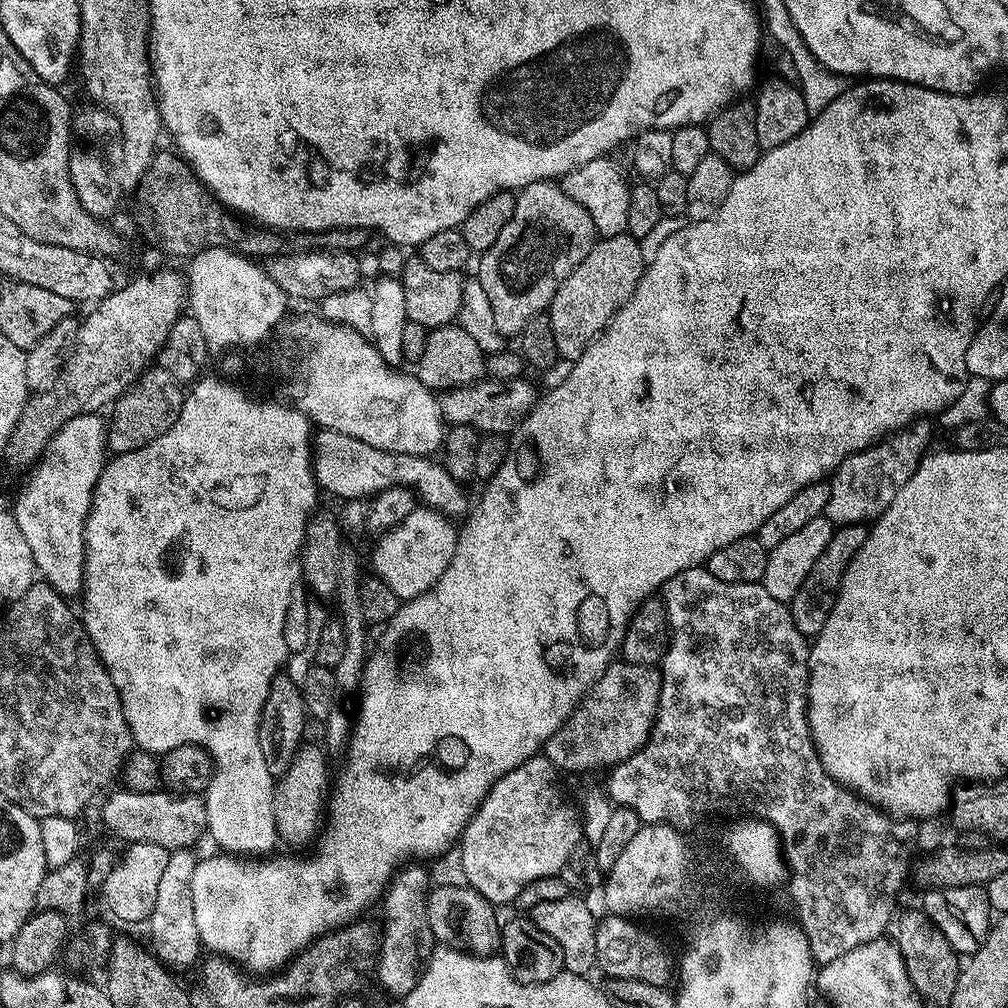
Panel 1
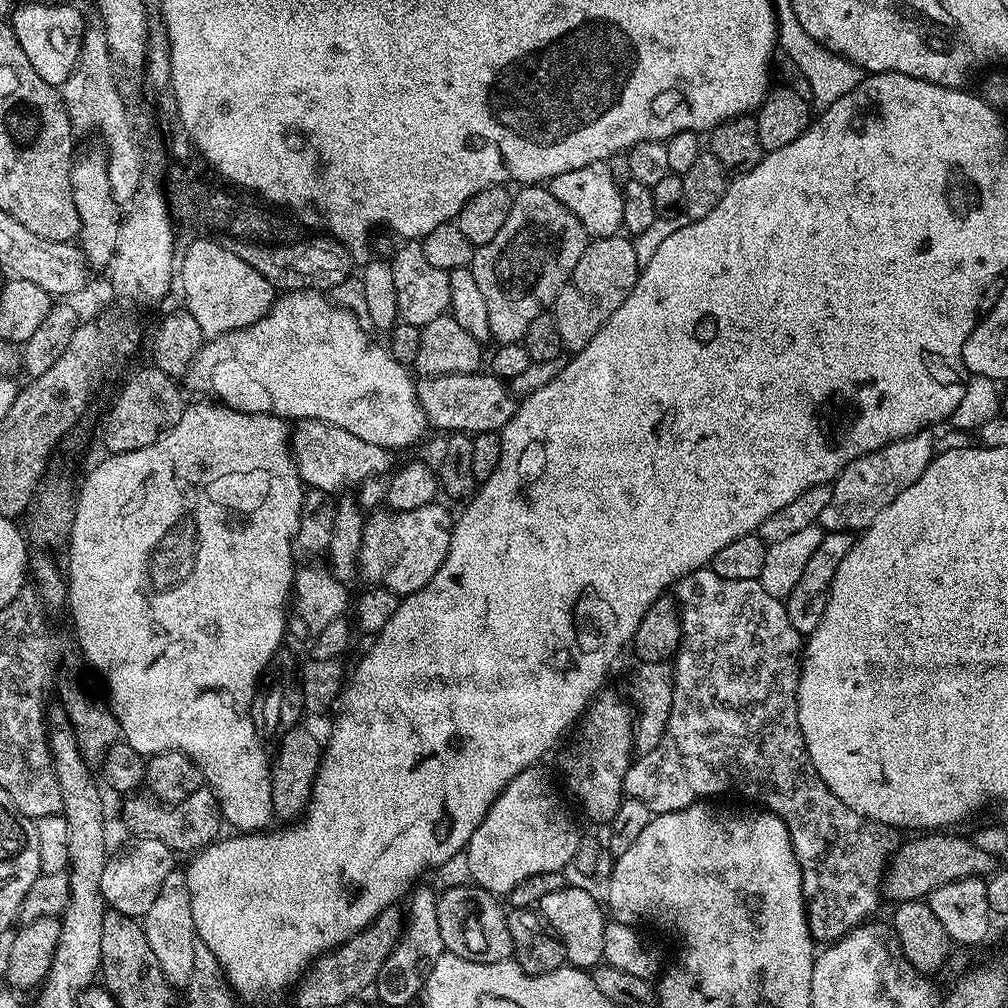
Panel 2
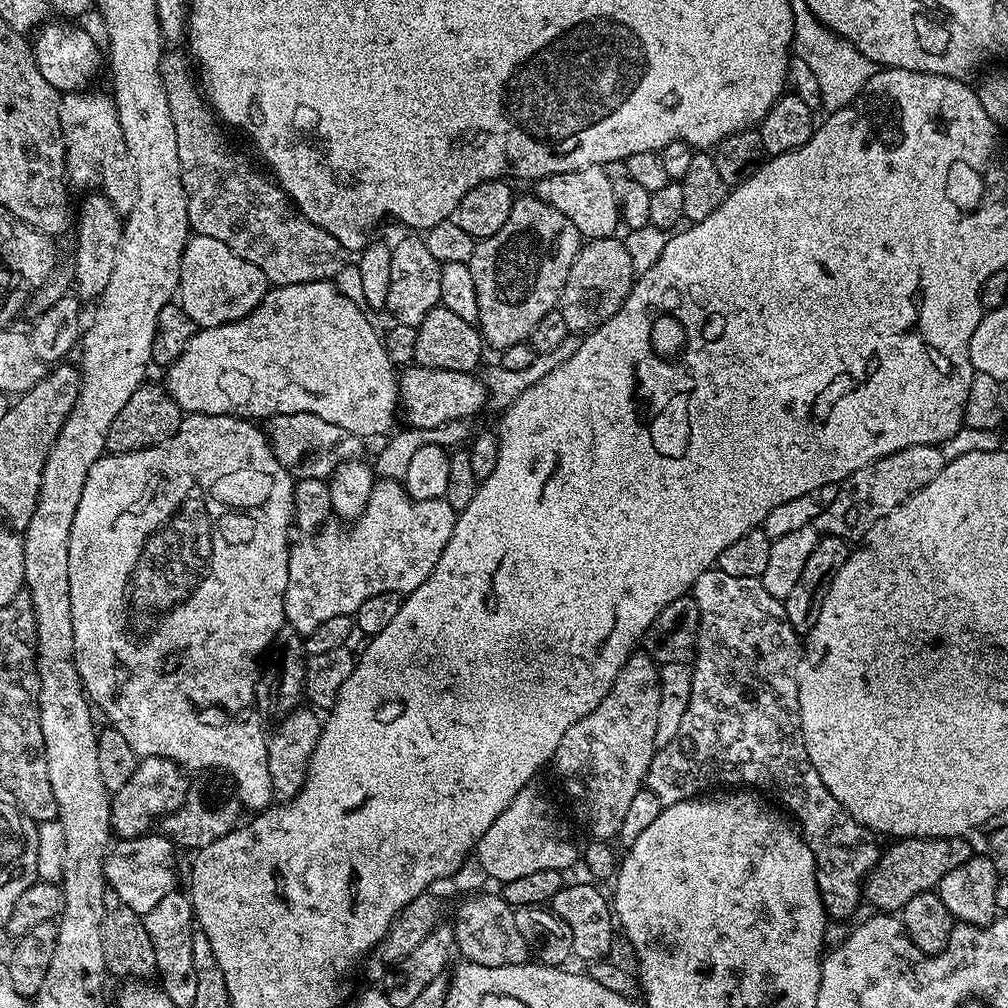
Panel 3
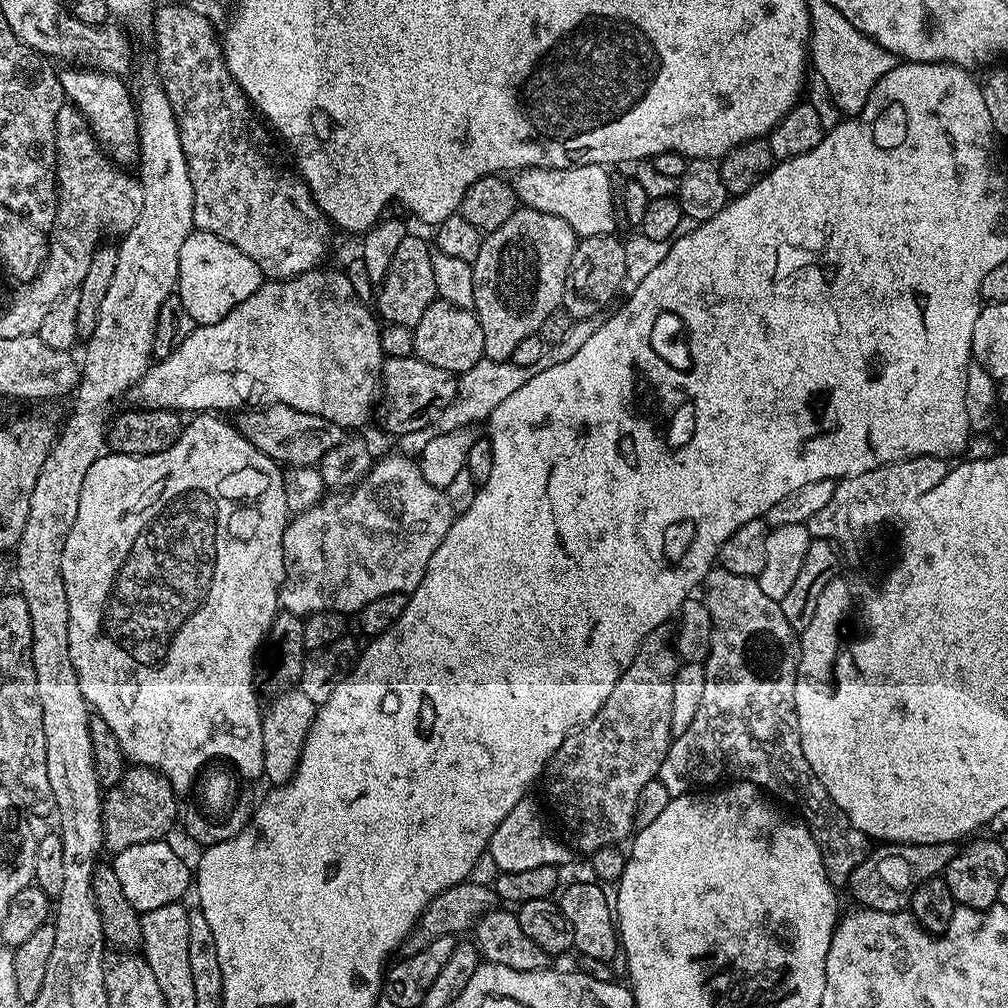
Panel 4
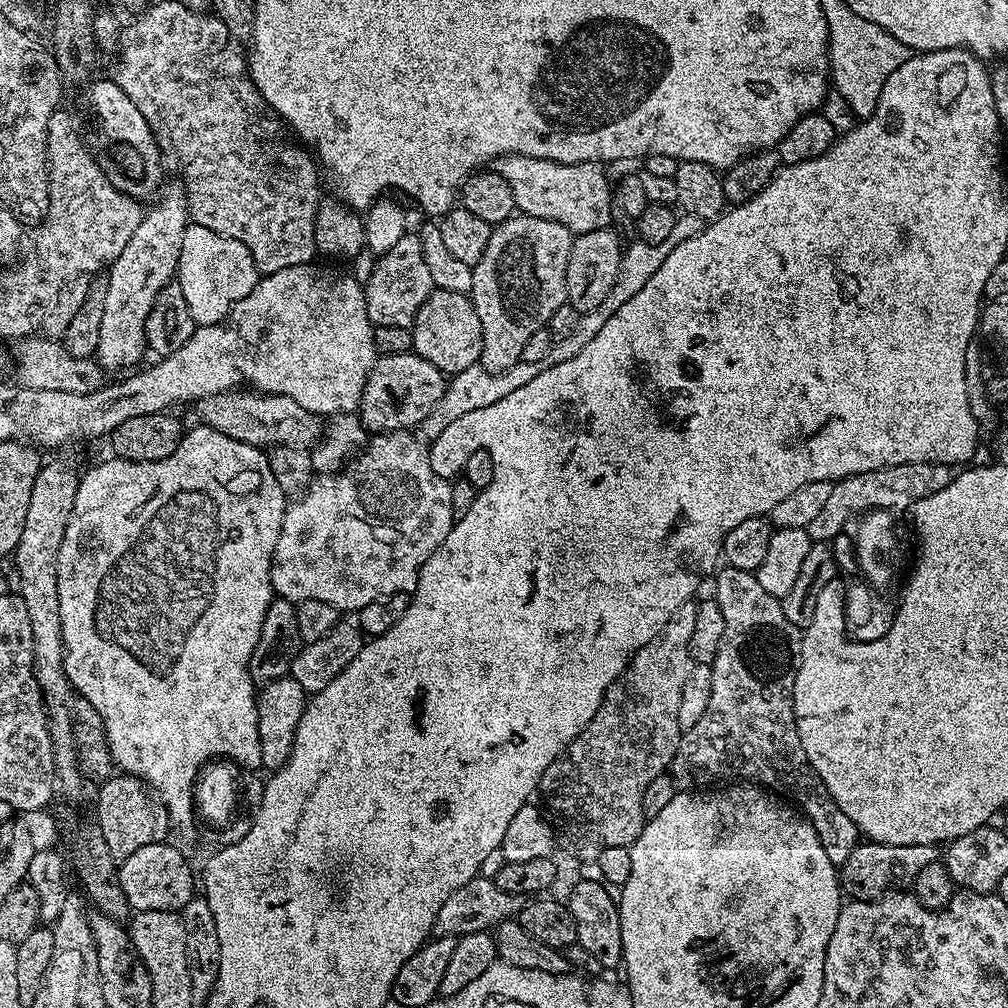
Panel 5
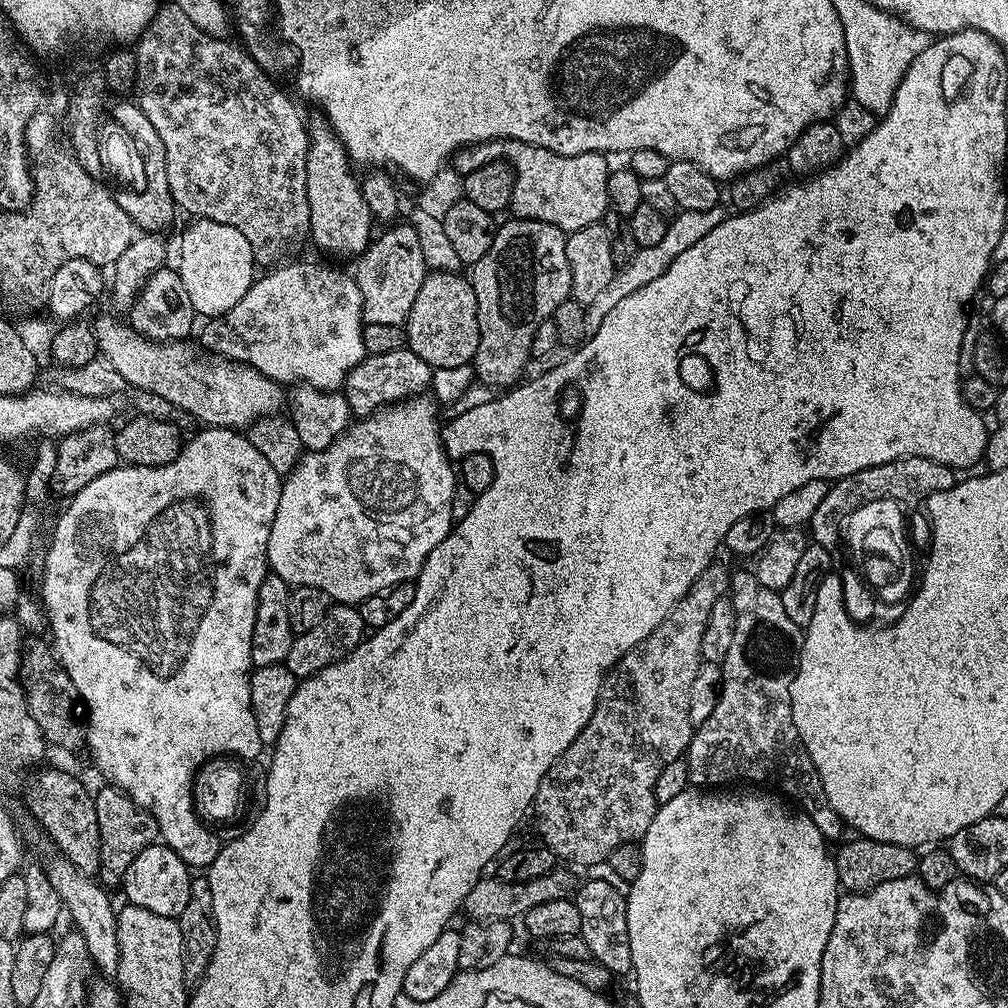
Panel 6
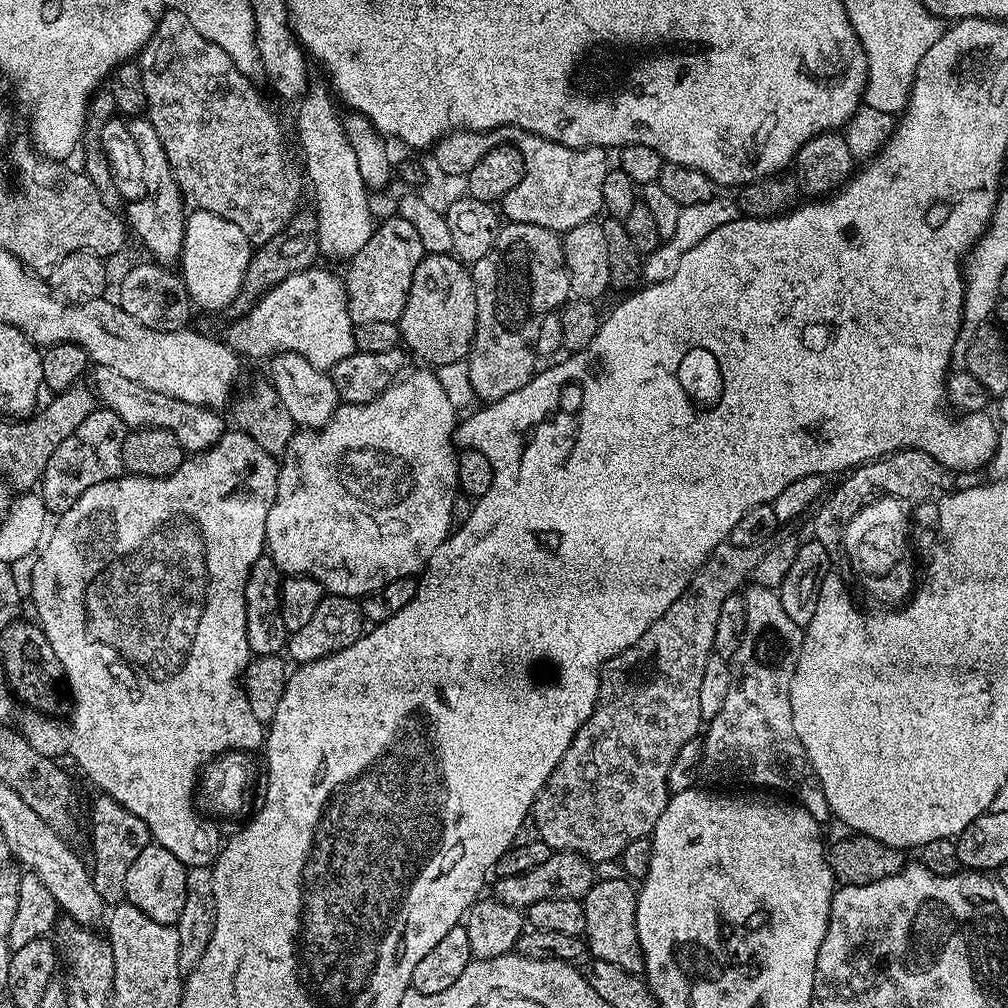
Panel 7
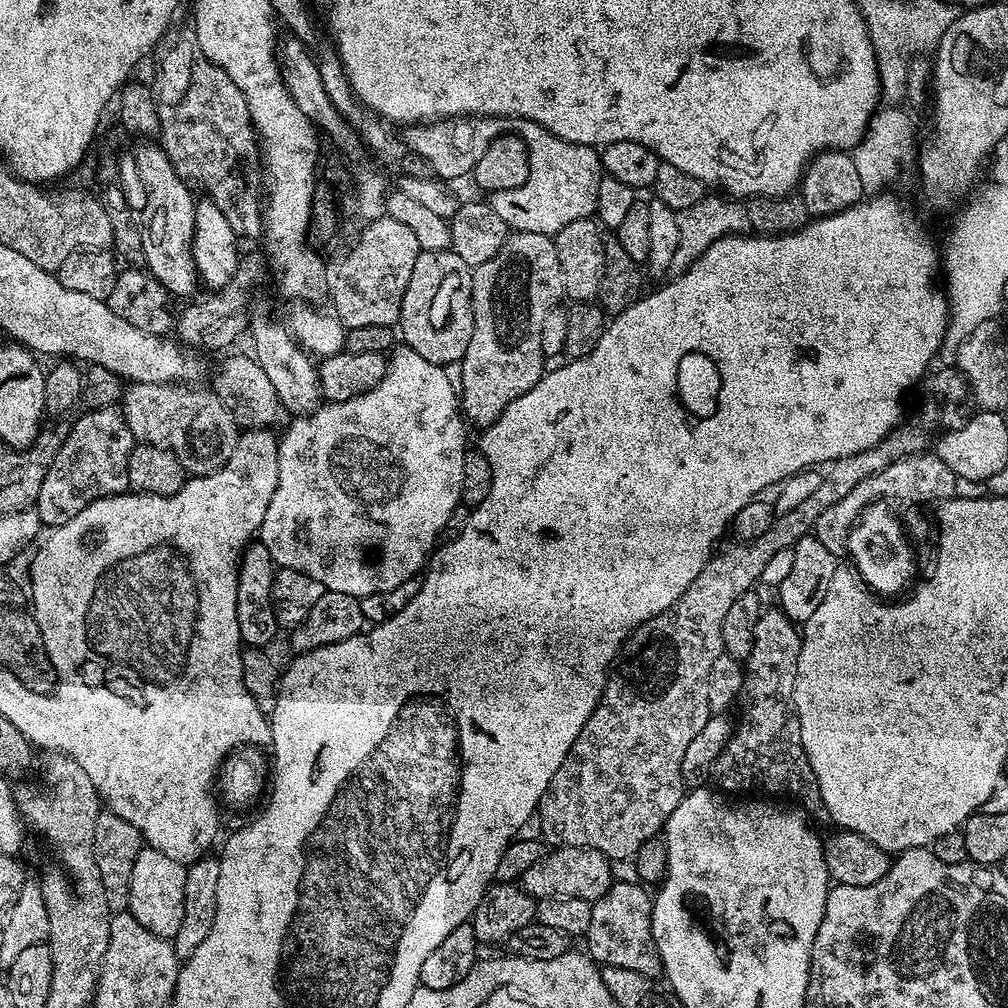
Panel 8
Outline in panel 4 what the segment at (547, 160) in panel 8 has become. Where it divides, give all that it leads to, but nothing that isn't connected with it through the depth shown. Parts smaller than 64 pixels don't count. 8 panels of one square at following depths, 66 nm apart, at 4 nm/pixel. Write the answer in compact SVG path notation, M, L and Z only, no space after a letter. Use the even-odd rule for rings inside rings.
M587 164L586 166L574 166L573 168L525 168L515 177L514 187L516 189L517 201L525 208L533 208L534 210L542 210L542 214L554 214L558 218L562 218L562 222L566 222L566 226L570 226L576 232L577 237L586 236L610 236L617 230L616 216L618 220L618 204L614 199L614 188L612 192L612 180L608 177L609 169L603 164Z

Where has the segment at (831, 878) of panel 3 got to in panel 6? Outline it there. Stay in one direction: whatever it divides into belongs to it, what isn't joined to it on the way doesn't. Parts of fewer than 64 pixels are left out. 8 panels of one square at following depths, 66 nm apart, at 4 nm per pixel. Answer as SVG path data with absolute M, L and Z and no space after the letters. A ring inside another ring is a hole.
M755 571L731 573L730 599L736 625L730 650L722 662L720 697L714 706L714 714L710 714L712 724L740 724L740 728L748 724L752 744L756 744L756 776L764 776L764 772L780 772L784 784L779 791L785 797L793 796L797 800L795 803L811 818L814 826L818 826L825 840L839 841L845 835L846 825L834 806L830 806L818 770L801 744L792 721L790 686L796 677L804 645L801 625L787 616L780 593L758 582Z

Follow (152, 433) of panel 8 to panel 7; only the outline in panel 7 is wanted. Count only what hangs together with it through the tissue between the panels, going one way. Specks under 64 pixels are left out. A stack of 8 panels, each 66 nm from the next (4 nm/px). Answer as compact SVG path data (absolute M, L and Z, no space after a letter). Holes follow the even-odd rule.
M93 367L90 372L91 376L91 387L99 396L99 401L103 407L111 408L112 411L118 413L124 425L132 430L138 428L170 430L170 434L174 434L174 438L178 438L178 442L183 446L185 453L199 454L205 452L207 448L212 448L218 444L226 431L226 425L224 425L219 411L194 406L190 402L182 402L178 398L170 398L166 394L158 394L154 390L146 390L142 386L130 382L130 378L122 378L122 374L109 368Z

